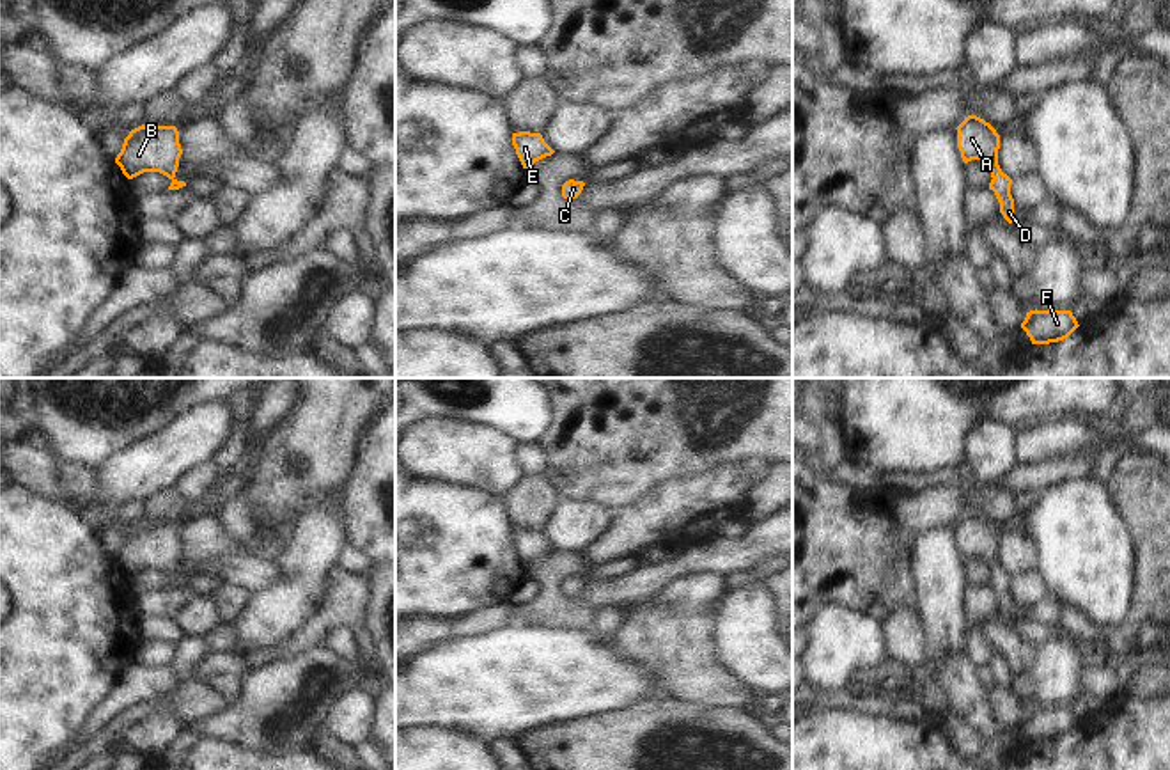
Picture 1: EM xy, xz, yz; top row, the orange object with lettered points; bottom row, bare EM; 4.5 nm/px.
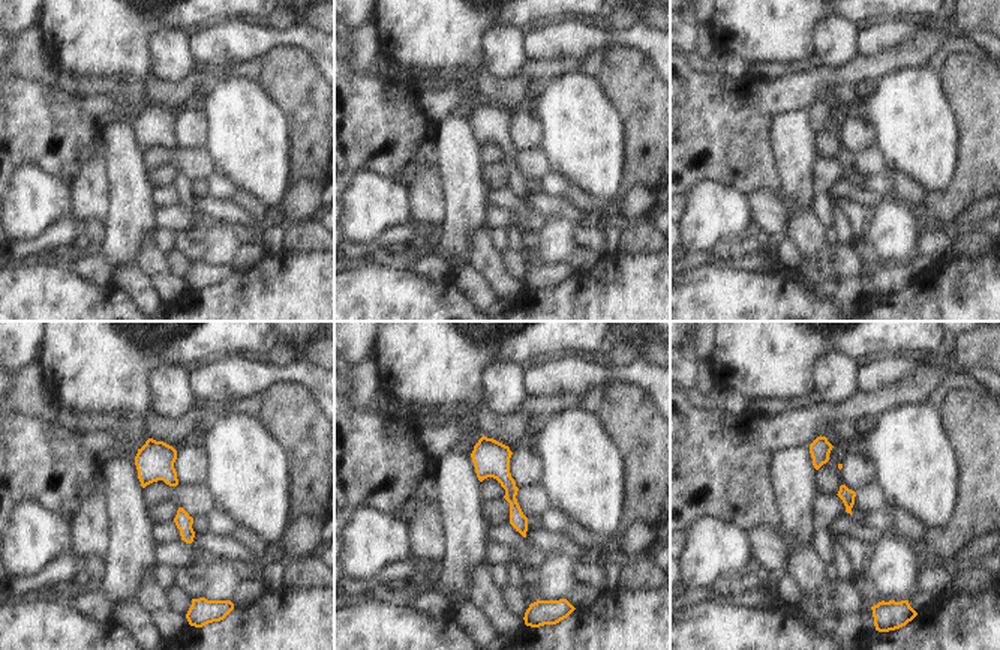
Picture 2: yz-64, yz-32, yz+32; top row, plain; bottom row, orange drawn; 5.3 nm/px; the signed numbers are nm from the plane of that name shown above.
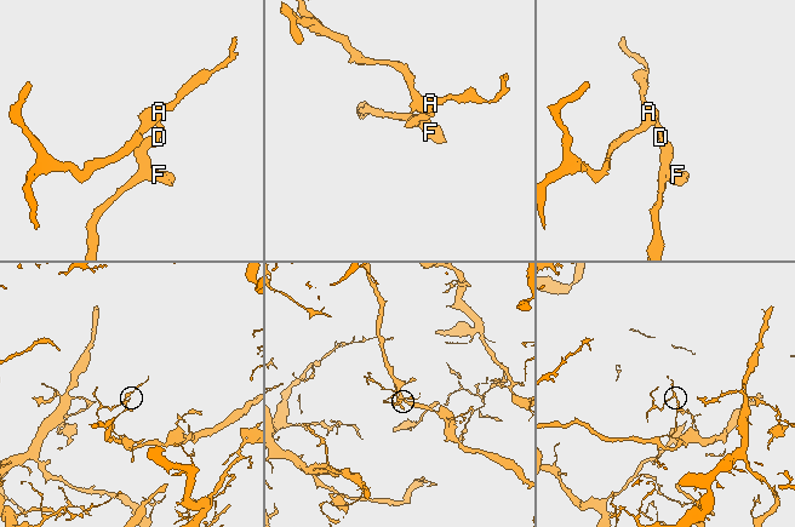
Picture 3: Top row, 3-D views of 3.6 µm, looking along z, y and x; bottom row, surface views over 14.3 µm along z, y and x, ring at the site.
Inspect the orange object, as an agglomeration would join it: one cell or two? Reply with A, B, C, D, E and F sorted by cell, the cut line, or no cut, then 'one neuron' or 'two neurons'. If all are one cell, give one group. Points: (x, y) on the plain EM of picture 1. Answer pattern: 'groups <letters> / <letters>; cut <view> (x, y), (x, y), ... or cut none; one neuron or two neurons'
groups A B C D E F; cut none; one neuron

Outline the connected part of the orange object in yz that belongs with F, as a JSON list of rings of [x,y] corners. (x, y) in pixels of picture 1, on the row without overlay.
[[[1030,708],[1026,710],[1021,726],[1030,735],[1032,742],[1049,742],[1067,736],[1078,719],[1071,708]]]

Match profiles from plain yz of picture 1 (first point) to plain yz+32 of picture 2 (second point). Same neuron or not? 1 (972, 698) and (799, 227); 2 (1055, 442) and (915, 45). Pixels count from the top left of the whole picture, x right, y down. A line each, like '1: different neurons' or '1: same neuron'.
1: same neuron
2: different neurons

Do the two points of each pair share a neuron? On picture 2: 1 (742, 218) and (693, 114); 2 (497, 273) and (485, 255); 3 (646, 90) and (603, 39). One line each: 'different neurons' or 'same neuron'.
1: different neurons
2: same neuron
3: different neurons

